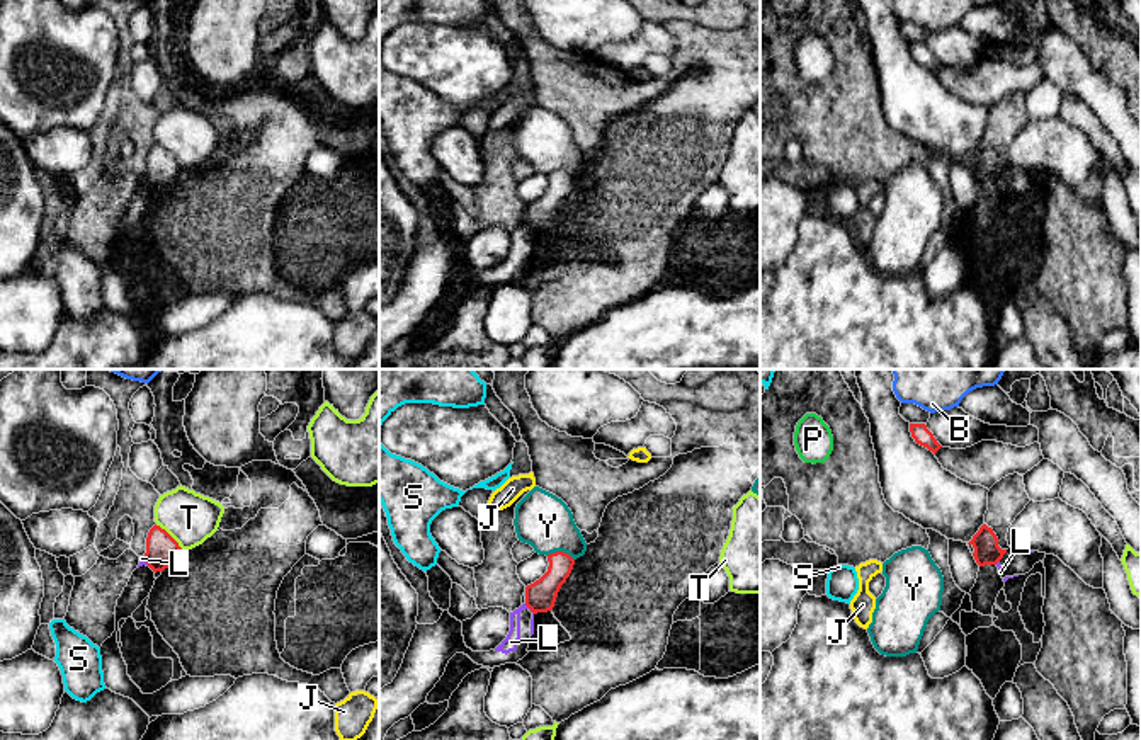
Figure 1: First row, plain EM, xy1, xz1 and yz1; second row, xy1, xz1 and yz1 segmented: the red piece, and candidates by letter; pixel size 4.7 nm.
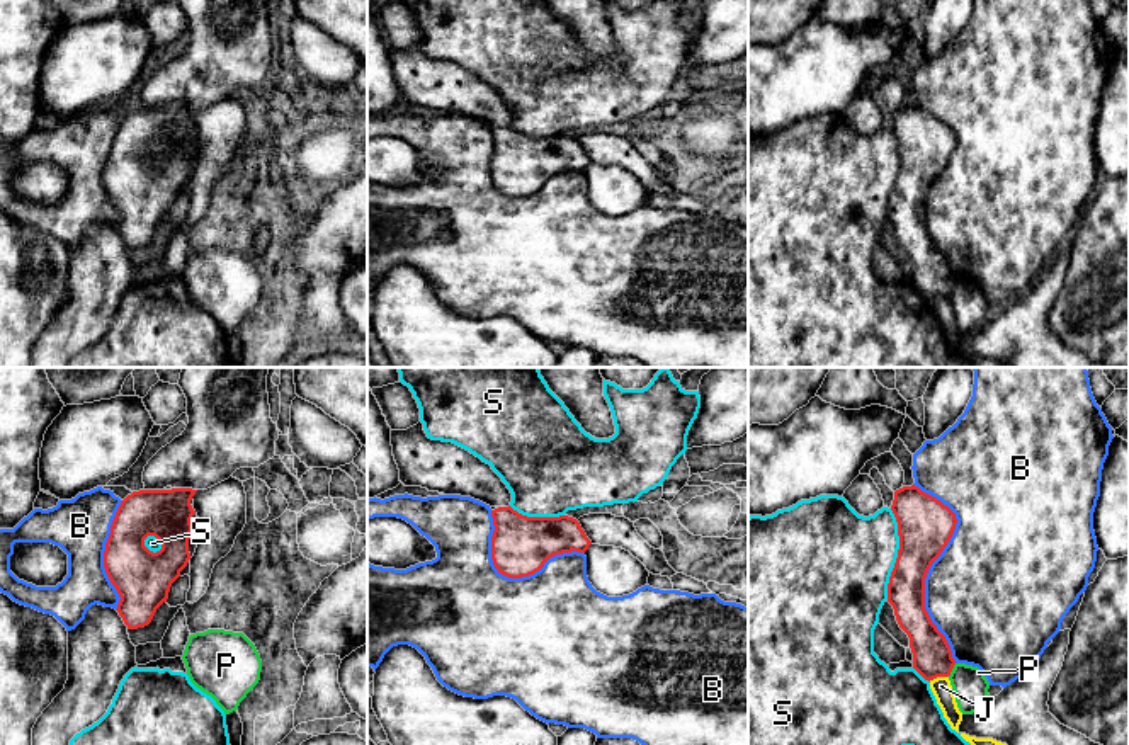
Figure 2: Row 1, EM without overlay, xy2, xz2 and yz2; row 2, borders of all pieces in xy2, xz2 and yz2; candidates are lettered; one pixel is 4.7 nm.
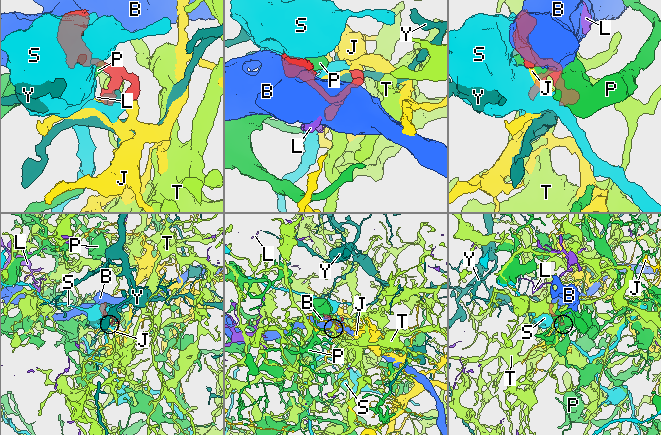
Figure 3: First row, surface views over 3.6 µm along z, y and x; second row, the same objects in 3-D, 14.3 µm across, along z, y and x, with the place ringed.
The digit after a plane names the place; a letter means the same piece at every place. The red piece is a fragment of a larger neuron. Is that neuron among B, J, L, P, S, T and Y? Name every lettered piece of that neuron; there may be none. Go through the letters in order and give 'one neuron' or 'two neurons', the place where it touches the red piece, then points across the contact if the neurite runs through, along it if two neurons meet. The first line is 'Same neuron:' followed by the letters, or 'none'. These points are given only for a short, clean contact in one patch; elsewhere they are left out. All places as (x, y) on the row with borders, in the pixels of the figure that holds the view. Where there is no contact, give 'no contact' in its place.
Same neuron: none
B: two neurons; contact yz2 (929, 568)
J: two neurons; contact yz2 (937, 676)
L: two neurons; contact xz1 (529, 608); border xz1 (524, 604), (534, 613)
P: two neurons; contact yz2 (951, 671); border yz2 (956, 664), (947, 676)
S: two neurons; contact yz2 (898, 555)
T: two neurons; contact xy1 (169, 535); border xy1 (155, 524), (182, 548)
Y: two neurons; contact xz1 (560, 552); border xz1 (546, 555), (565, 552), (573, 560)

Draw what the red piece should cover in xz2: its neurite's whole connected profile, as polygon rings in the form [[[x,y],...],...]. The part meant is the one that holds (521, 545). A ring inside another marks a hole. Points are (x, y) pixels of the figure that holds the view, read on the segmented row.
[[[508,505],[491,510],[491,517],[491,560],[508,578],[534,575],[549,558],[585,553],[592,544],[580,522],[568,515],[527,517]]]

